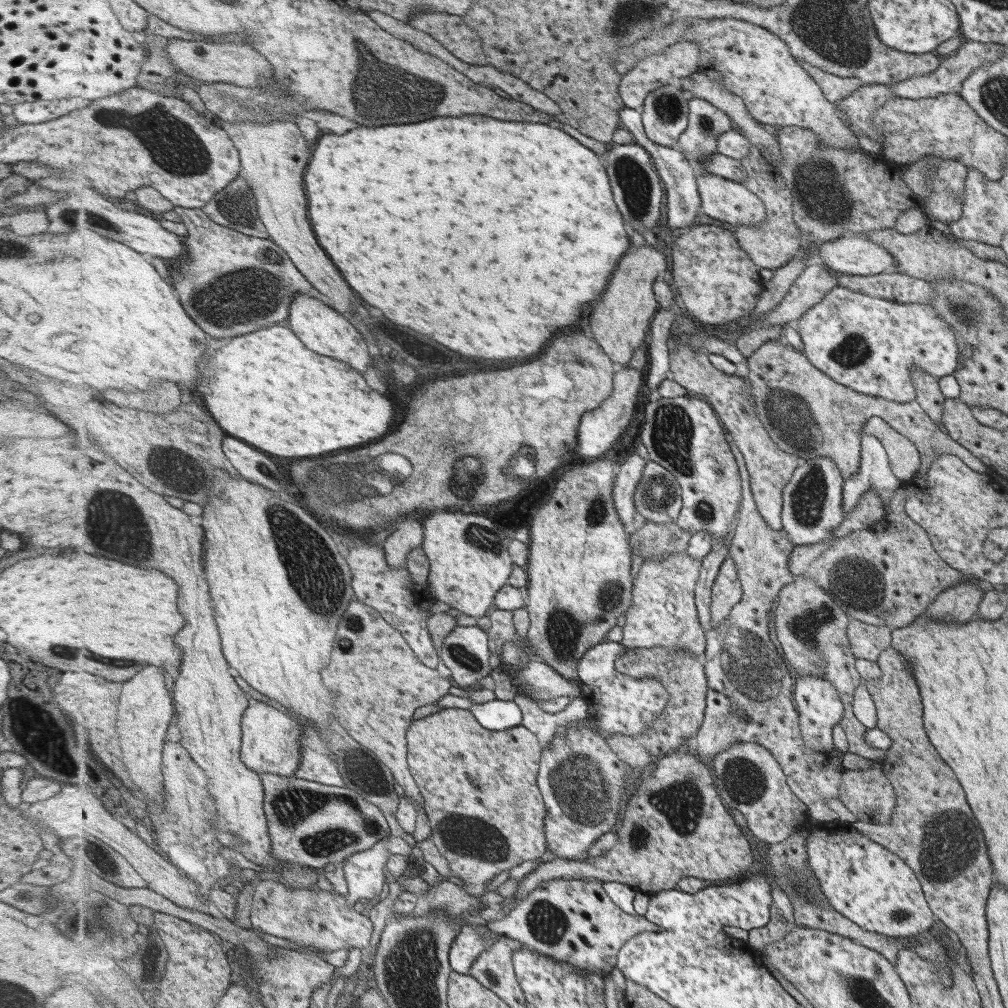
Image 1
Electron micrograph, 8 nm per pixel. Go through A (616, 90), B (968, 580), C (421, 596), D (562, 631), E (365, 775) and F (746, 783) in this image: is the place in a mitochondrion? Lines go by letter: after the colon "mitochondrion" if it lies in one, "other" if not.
A: other
B: other
C: other
D: mitochondrion
E: mitochondrion
F: mitochondrion

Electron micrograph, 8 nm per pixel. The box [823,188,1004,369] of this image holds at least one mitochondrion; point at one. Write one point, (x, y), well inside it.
(967, 315)

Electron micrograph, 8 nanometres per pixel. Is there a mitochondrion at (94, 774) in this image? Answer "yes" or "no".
no

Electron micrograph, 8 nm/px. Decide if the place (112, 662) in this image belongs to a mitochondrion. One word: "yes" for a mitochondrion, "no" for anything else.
no

